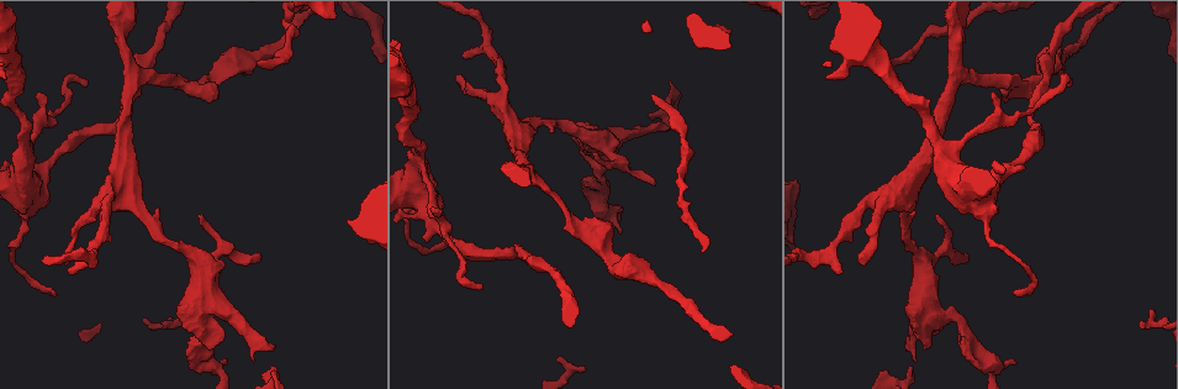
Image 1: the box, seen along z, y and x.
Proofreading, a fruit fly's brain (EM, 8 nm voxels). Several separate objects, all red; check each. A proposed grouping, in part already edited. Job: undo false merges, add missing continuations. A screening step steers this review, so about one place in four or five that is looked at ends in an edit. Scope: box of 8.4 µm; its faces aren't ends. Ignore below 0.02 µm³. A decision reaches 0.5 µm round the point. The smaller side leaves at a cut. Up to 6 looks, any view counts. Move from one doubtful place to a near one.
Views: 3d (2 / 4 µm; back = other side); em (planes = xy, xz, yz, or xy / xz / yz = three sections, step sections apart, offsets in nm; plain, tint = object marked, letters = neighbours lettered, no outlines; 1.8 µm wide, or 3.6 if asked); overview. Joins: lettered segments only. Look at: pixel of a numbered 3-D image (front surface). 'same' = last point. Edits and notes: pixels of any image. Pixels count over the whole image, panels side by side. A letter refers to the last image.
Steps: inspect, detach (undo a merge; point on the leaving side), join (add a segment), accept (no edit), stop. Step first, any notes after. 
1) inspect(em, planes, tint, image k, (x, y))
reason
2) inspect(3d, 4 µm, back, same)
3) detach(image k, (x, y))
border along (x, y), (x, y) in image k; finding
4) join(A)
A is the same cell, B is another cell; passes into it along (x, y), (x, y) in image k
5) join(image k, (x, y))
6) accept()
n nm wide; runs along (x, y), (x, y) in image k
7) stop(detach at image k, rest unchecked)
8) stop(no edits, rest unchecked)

inspect(3d, 4 µm, image 1, (1017, 362))
free end

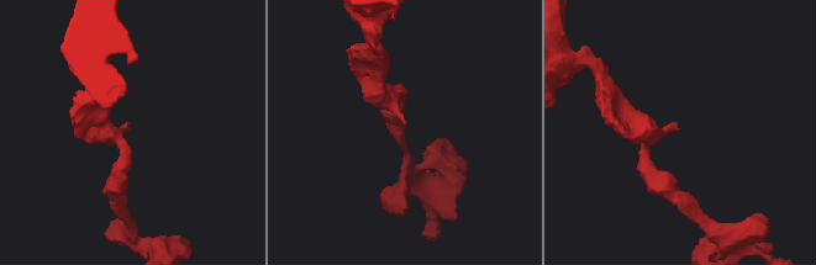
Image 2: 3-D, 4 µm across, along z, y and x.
inspect(em, planes, letters, image 2, (402, 126))

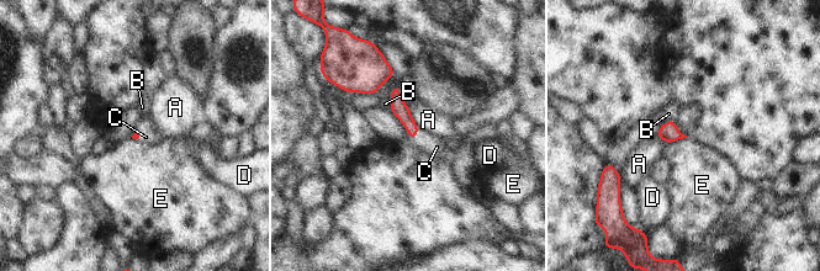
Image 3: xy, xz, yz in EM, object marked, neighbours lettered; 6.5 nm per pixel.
join(image 3, (427, 143))
A touches over 180 nm; C is the same cell, A, B, D and E are other cells; passes into it along (398, 107), (414, 137), (427, 143) in image 3; the cell continues

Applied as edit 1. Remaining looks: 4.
inspect(overview)
see it whole again

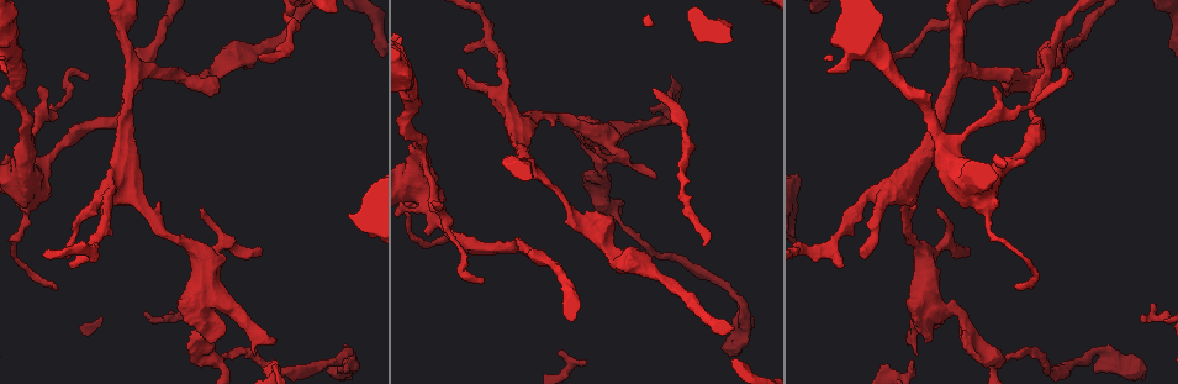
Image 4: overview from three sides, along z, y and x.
inspect(3d, 4 µm, image 4, (925, 341))
thick end

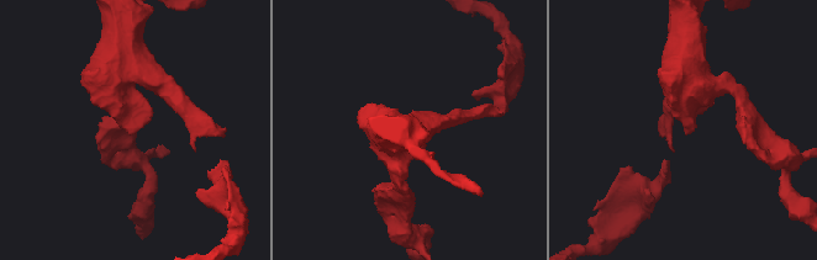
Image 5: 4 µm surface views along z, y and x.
inspect(em, planes, letters, image 5, (686, 135))
need the tissue

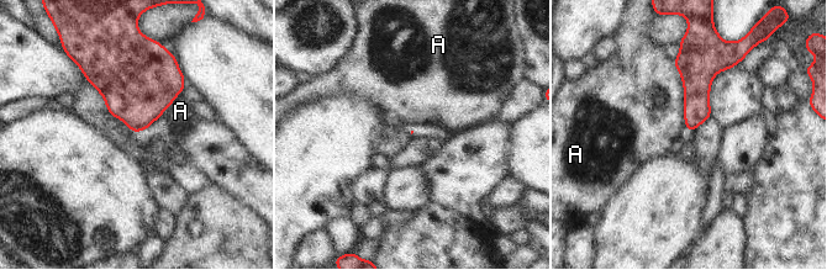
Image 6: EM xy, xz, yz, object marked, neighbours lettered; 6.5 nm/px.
accept()
A is another cell; border along (672, 61), (683, 85), (688, 132) in image 6; no lettered segment goes on from it

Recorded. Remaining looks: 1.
stop(join at image 3, rest unchecked)

